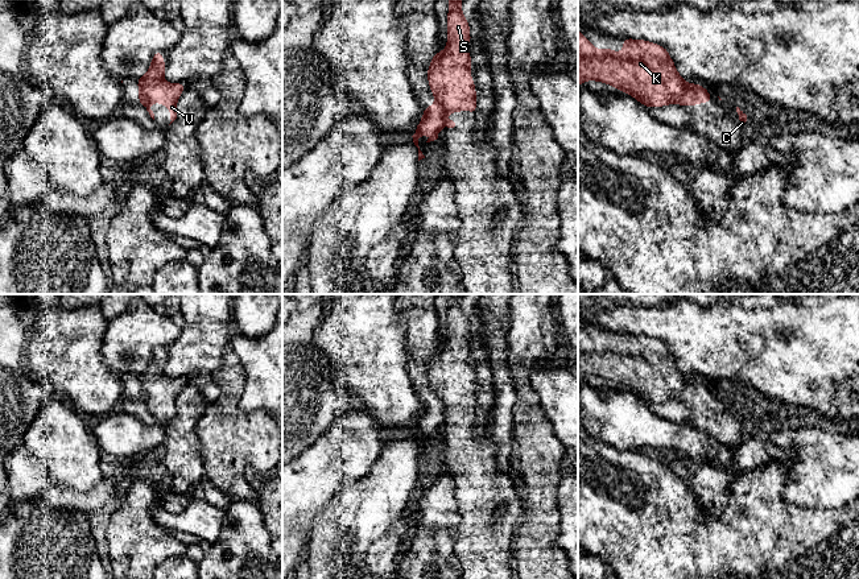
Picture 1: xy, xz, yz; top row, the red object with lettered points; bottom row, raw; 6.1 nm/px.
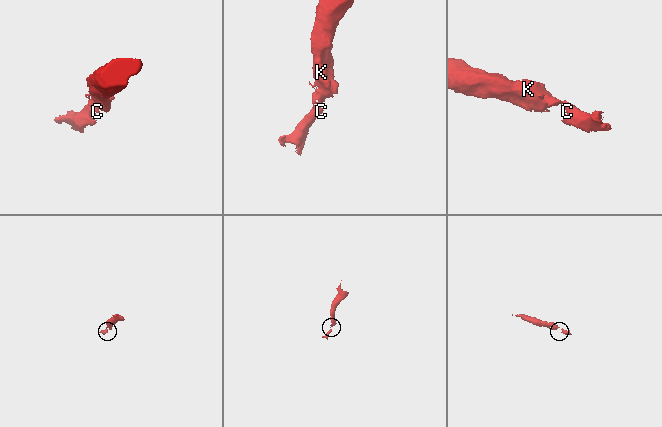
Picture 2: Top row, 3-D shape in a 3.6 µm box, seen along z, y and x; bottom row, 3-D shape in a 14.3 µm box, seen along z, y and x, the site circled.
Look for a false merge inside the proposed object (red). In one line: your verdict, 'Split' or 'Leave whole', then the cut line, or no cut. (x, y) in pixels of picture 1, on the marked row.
Split. Split along yz (686, 85), (680, 103)

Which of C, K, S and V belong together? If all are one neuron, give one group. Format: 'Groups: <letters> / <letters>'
Groups: C / K S V

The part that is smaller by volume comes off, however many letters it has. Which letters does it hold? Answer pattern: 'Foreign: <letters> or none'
Foreign: C

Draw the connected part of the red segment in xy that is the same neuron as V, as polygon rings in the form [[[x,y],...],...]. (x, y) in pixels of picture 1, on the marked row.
[[[162,50],[153,54],[152,63],[146,74],[139,78],[137,86],[144,95],[144,106],[154,120],[154,113],[150,109],[150,104],[156,100],[162,106],[166,106],[170,112],[170,124],[177,119],[177,102],[181,94],[185,91],[183,83],[169,83],[164,79],[165,61],[162,58]]]

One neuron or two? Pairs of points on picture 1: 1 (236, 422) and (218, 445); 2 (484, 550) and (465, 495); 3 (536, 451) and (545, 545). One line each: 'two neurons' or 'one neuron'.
1: one neuron
2: one neuron
3: one neuron

